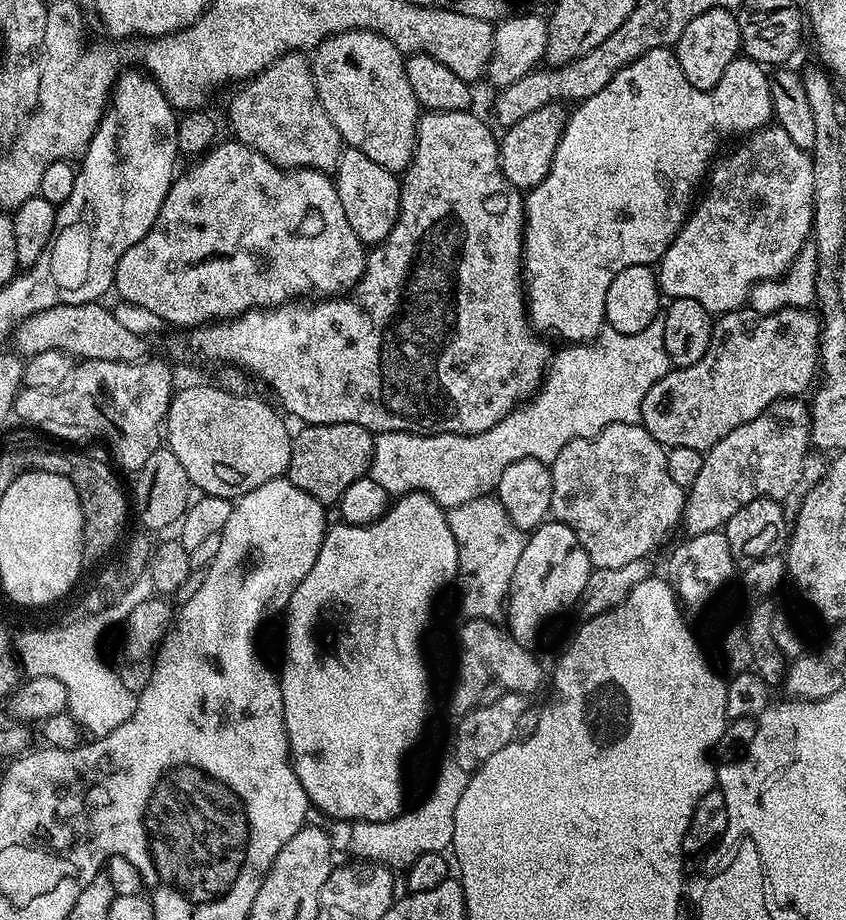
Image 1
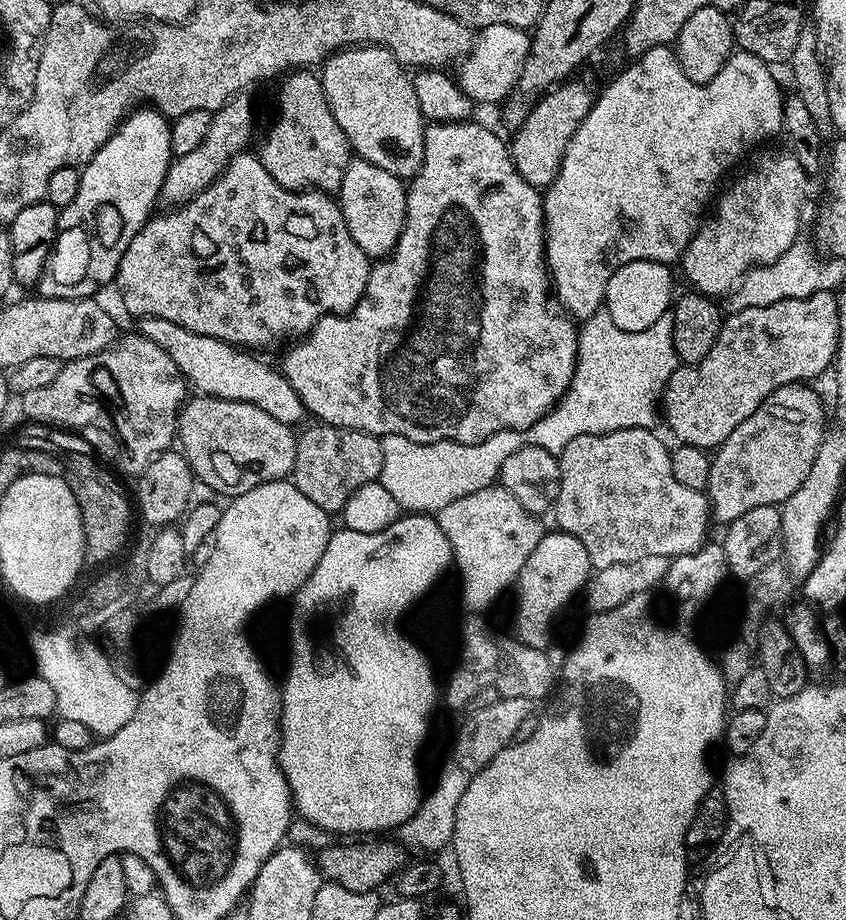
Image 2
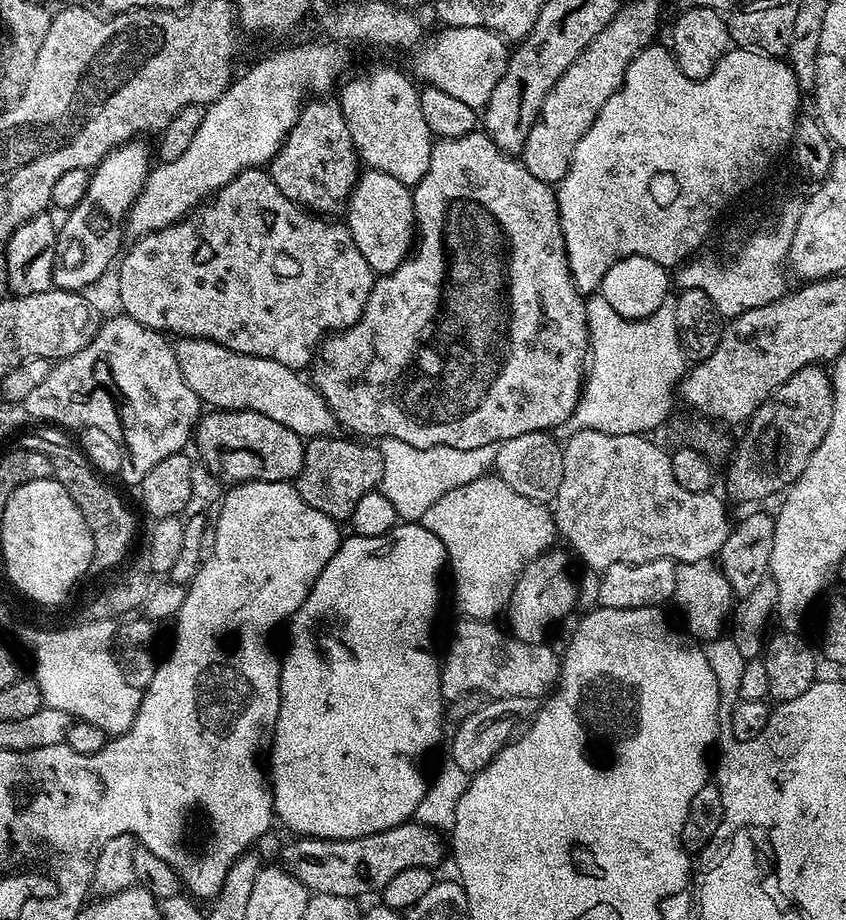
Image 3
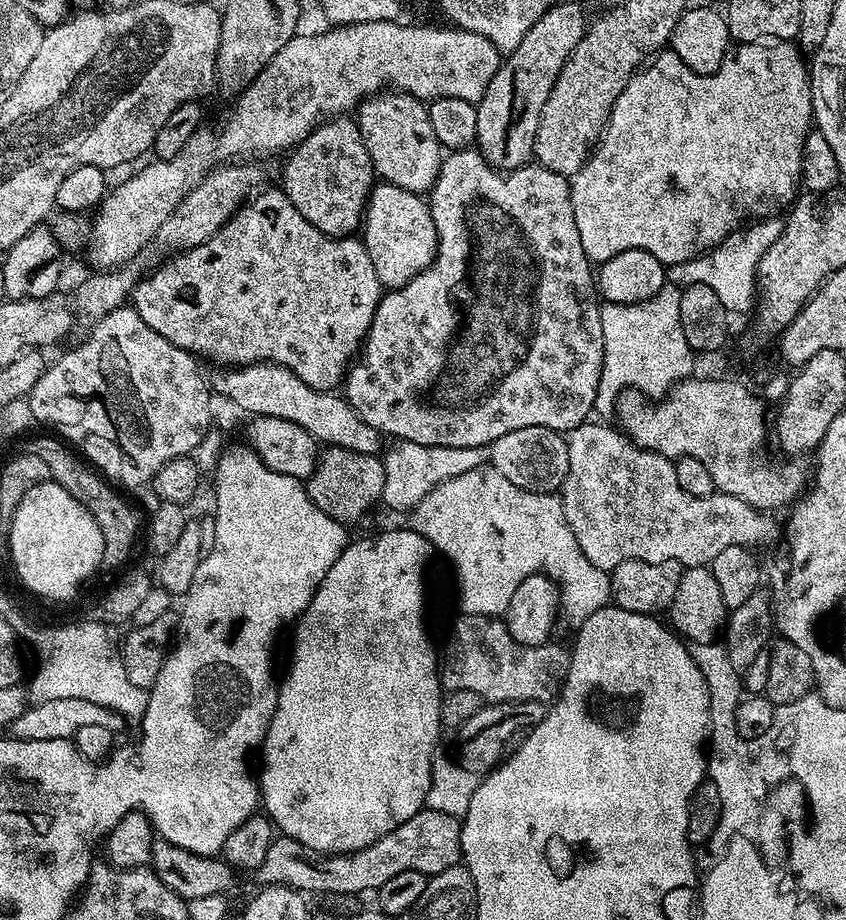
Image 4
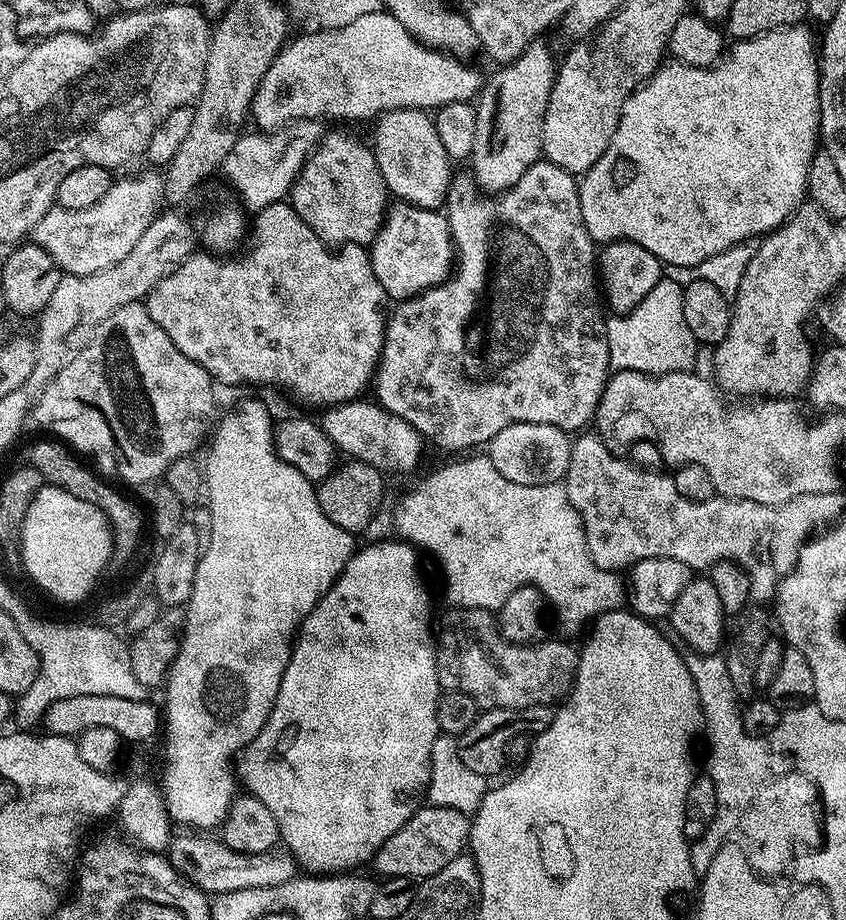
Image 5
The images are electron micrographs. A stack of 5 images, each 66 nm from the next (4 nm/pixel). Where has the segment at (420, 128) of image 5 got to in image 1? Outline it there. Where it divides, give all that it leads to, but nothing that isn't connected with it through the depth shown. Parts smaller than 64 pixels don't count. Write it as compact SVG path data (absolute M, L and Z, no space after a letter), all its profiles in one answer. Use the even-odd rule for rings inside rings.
M366 29L328 36L310 56L312 77L322 110L326 110L330 122L334 122L334 130L338 130L341 141L349 148L362 150L370 162L378 162L378 166L397 174L403 173L412 161L416 149L416 123L422 115L414 90L410 90L410 78L406 78L405 59L393 42Z

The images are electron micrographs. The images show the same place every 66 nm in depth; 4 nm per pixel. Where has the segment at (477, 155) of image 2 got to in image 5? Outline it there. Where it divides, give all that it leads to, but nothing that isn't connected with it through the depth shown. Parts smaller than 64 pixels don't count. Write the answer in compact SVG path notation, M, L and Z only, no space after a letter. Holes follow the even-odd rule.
M546 159L537 160L522 178L508 191L499 196L482 193L471 175L457 175L453 179L451 187L448 189L447 198L444 203L444 212L448 217L448 228L452 235L452 246L458 266L454 268L453 274L442 284L434 288L427 289L418 296L413 296L410 300L401 300L391 309L384 325L384 345L380 351L380 360L376 364L376 374L374 377L374 392L376 388L375 403L384 408L390 415L402 418L414 430L420 432L423 439L430 445L437 444L440 448L445 448L452 454L460 454L463 448L476 450L479 446L487 445L488 441L511 424L518 422L534 422L535 424L549 424L560 429L561 433L575 433L583 429L584 423L591 421L596 415L596 408L600 404L600 395L604 392L604 381L610 375L611 364L609 362L609 340L607 333L607 321L602 316L602 310L598 302L600 290L598 287L598 248L597 245L588 237L585 223L582 222L582 208L580 202L580 185L577 177L571 172L562 170L554 166ZM484 298L490 302L492 316L488 326L488 343L481 347L484 360L480 356L468 356L468 360L452 360L452 356L461 356L470 347L470 341L462 336L469 326L472 316L476 313Z

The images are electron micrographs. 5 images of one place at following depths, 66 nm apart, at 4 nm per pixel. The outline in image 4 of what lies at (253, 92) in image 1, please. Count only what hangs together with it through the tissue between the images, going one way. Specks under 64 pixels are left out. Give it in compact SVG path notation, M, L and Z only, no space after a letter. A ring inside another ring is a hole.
M351 115L325 119L287 153L282 191L286 198L322 234L333 238L361 231L368 196L374 187L370 150L362 142L360 128Z

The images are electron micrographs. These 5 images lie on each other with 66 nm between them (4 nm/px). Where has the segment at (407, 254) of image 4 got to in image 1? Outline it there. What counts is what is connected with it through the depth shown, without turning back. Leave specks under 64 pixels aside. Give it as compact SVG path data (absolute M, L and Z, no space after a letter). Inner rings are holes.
M345 147L334 169L334 183L341 199L342 211L346 213L354 234L358 234L365 246L382 243L390 230L394 230L394 222L400 213L400 181L397 173L378 166L378 162L370 162L362 150Z

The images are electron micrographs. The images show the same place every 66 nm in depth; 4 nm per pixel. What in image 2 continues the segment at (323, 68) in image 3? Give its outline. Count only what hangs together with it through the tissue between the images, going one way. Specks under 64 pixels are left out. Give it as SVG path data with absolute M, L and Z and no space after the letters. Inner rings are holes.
M237 94L213 112L210 128L206 130L206 138L202 138L202 144L190 150L190 154L175 157L168 165L168 173L159 194L163 203L165 200L168 206L185 204L190 198L206 190L206 186L213 184L223 174L228 163L247 149L244 147L252 140L252 104L246 97L247 95Z

